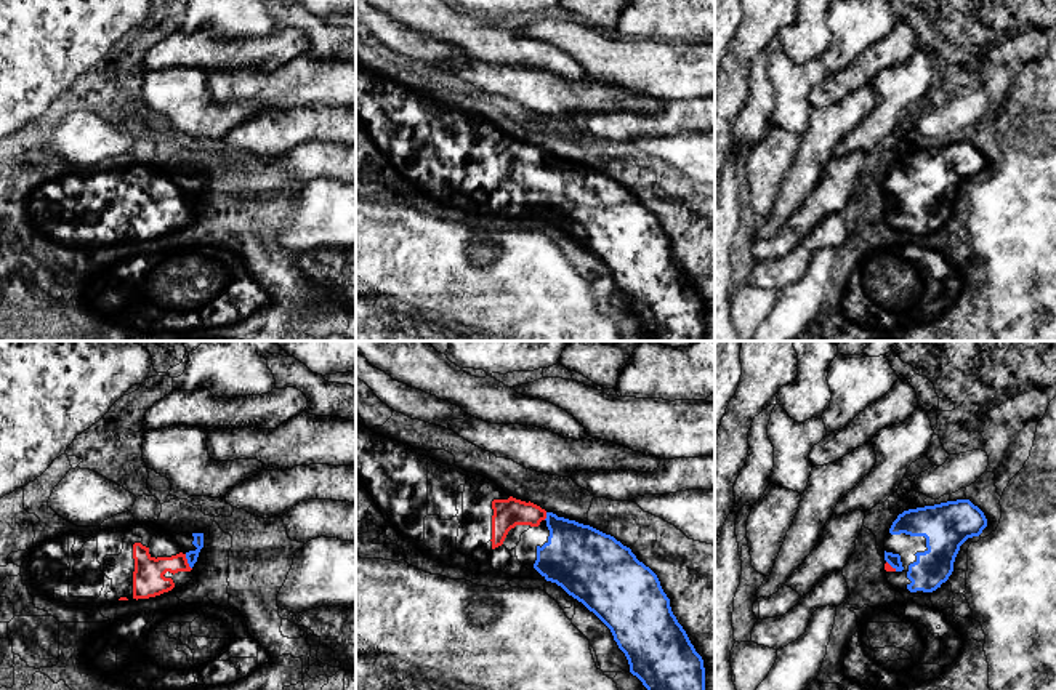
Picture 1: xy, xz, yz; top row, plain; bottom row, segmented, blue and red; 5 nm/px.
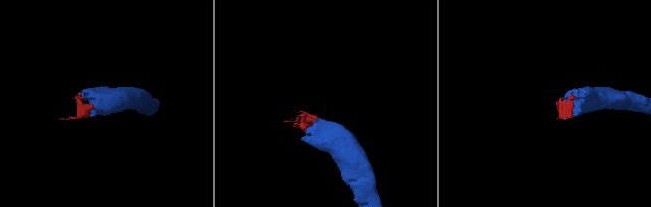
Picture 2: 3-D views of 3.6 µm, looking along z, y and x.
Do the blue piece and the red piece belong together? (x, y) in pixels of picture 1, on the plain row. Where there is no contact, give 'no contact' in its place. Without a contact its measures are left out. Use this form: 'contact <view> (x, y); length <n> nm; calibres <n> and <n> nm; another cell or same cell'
contact xy (188, 204); length 90 nm; calibres 60 and 160 nm; same cell

